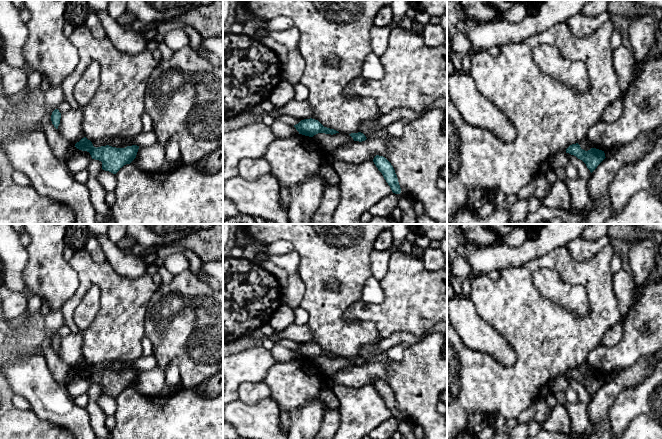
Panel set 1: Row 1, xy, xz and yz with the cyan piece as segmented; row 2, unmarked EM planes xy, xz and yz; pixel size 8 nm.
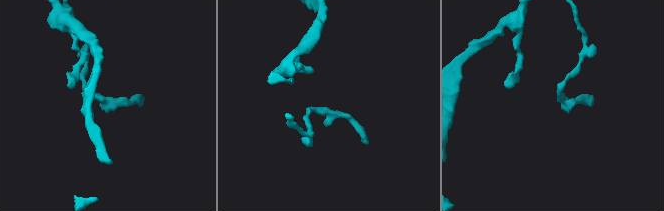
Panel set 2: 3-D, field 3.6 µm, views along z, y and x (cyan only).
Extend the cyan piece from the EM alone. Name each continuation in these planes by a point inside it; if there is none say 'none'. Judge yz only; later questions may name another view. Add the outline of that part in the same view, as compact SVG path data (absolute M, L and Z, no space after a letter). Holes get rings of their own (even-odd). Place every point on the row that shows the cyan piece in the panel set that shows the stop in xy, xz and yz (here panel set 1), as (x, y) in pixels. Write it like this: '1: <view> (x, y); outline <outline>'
none

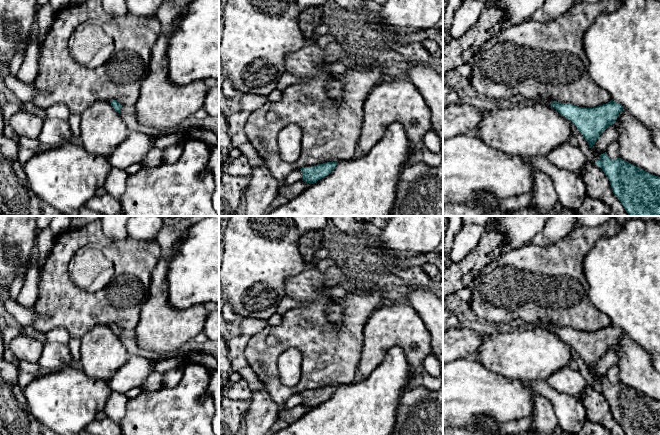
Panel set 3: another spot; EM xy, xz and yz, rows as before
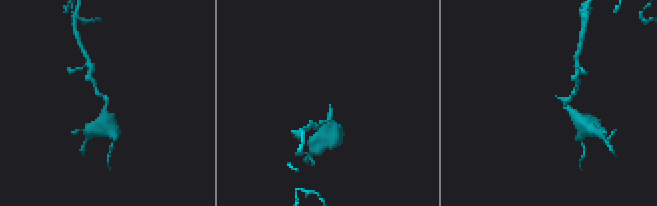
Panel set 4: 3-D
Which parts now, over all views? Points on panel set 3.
1: yz (543, 100); outline M537 97L533 102L541 102L541 103L549 104L549 105L552 104L552 101L550 99L547 99L547 98L539 98L539 97Z

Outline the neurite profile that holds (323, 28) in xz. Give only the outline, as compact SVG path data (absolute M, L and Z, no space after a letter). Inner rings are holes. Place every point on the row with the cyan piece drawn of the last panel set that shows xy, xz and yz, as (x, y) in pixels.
M322 21L314 30L312 37L307 41L307 44L315 44L320 36L325 35L327 33L334 32L334 28L332 28L329 24Z

